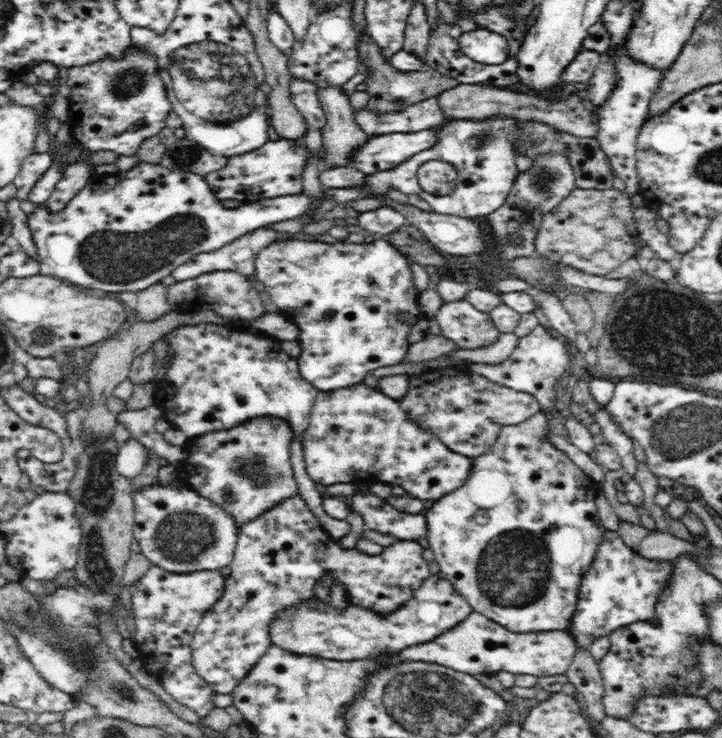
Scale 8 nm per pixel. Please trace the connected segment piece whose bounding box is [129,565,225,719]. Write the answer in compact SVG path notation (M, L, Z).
M153 565L137 582L134 582L129 591L132 594L132 612L136 623L133 641L139 652L139 660L142 667L151 676L155 677L162 685L162 688L172 696L172 698L190 710L194 710L200 719L208 716L212 709L216 708L212 698L216 694L202 679L194 665L192 665L192 644L193 636L201 624L205 612L214 607L225 592L225 579L219 571L195 571L187 574L175 574L168 572L158 566Z

